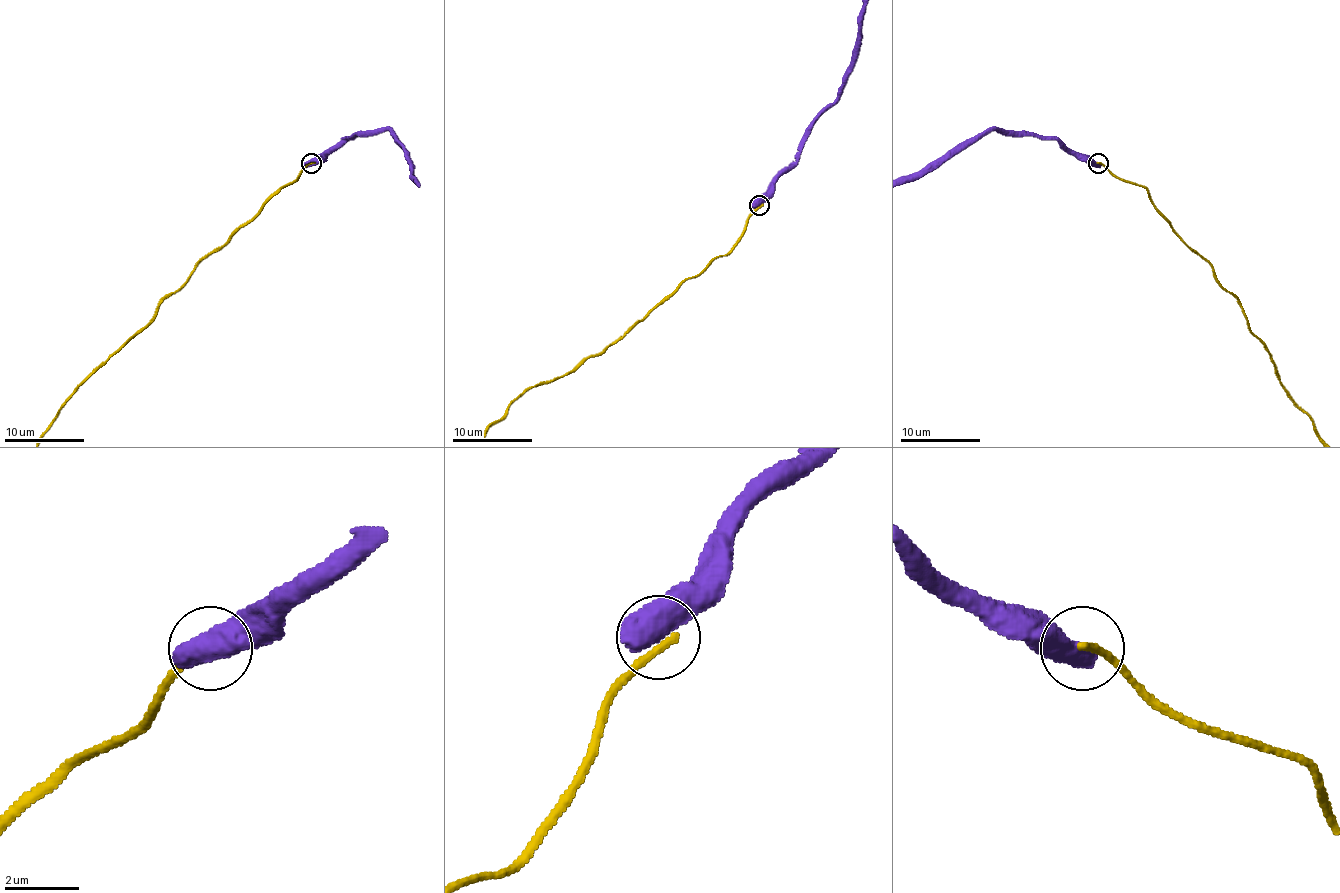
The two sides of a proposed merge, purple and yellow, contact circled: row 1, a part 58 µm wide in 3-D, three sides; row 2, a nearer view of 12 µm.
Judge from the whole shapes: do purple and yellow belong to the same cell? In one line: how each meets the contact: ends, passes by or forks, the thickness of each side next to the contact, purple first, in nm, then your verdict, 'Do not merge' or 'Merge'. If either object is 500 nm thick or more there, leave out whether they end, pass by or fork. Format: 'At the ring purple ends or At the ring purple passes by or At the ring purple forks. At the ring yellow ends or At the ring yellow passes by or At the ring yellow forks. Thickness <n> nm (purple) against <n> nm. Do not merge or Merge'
Thickness 900 nm (purple) against 220 nm. Do not merge

